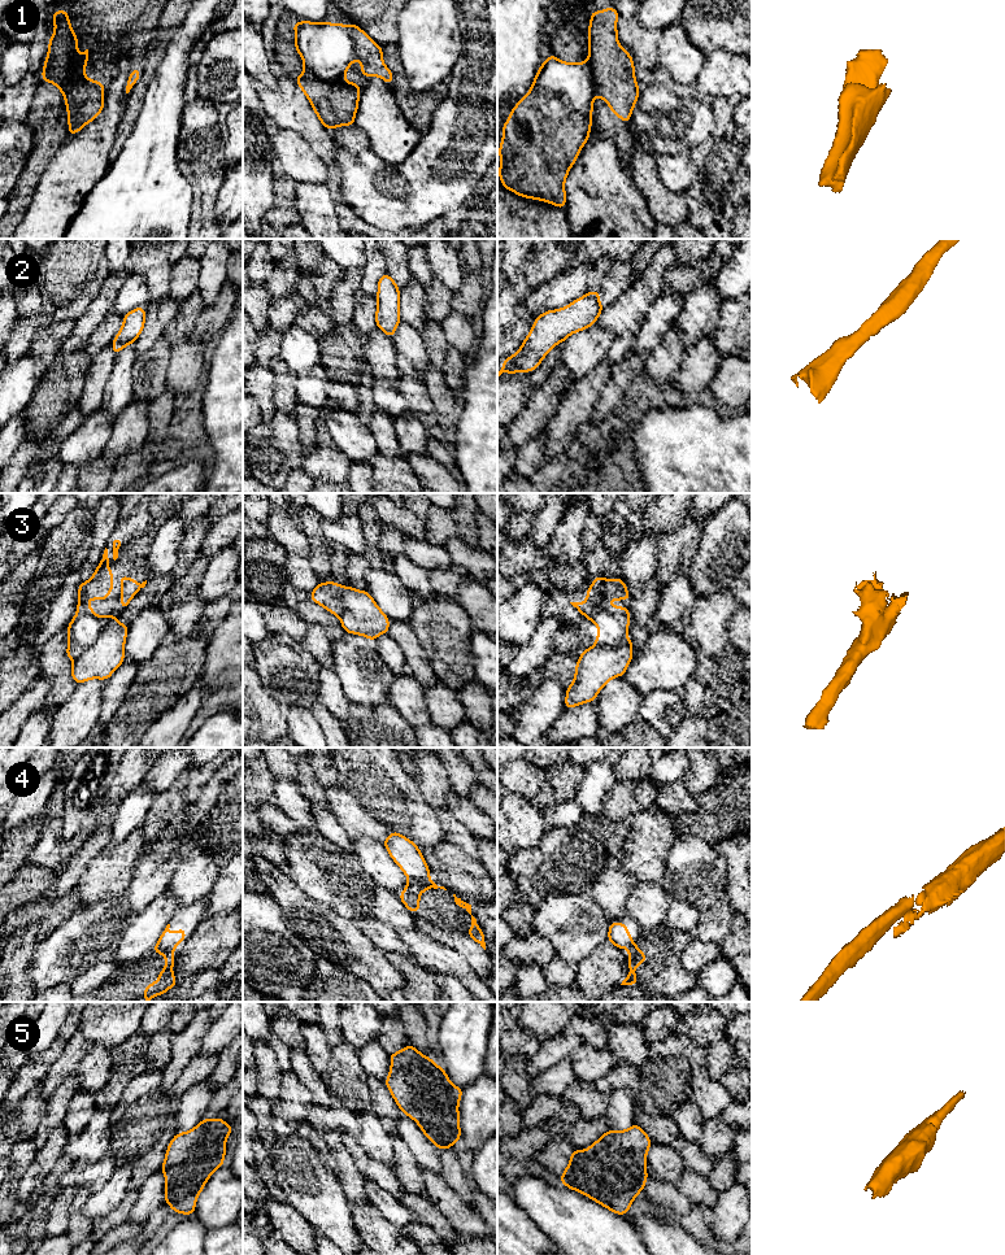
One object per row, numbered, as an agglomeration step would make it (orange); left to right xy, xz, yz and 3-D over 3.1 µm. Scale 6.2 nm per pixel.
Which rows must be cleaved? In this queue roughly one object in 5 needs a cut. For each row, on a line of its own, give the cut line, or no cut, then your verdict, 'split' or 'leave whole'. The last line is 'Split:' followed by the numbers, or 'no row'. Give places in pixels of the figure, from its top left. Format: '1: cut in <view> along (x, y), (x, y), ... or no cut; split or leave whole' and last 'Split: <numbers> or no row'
1: cut in xz along (304, 70), (325, 79), (343, 81); split
2: no cut; leave whole
3: cut in xy along (114, 618), (73, 661); split
4: cut in xy along (174, 946), (153, 949); split
5: no cut; leave whole
Split: 1, 3, 4

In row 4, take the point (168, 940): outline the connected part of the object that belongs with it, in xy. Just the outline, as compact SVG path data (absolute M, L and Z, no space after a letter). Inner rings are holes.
M170 924L166 925L165 931L161 933L158 942L153 949L173 949L186 940L186 929L179 928L178 932L169 932Z

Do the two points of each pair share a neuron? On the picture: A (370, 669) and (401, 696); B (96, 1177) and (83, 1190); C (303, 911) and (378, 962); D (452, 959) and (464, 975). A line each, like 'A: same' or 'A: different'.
A: different
B: same
C: same
D: same

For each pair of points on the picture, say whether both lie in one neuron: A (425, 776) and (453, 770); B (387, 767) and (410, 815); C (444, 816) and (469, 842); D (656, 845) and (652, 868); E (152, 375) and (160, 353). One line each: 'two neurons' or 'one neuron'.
A: two neurons
B: one neuron
C: one neuron
D: one neuron
E: one neuron

